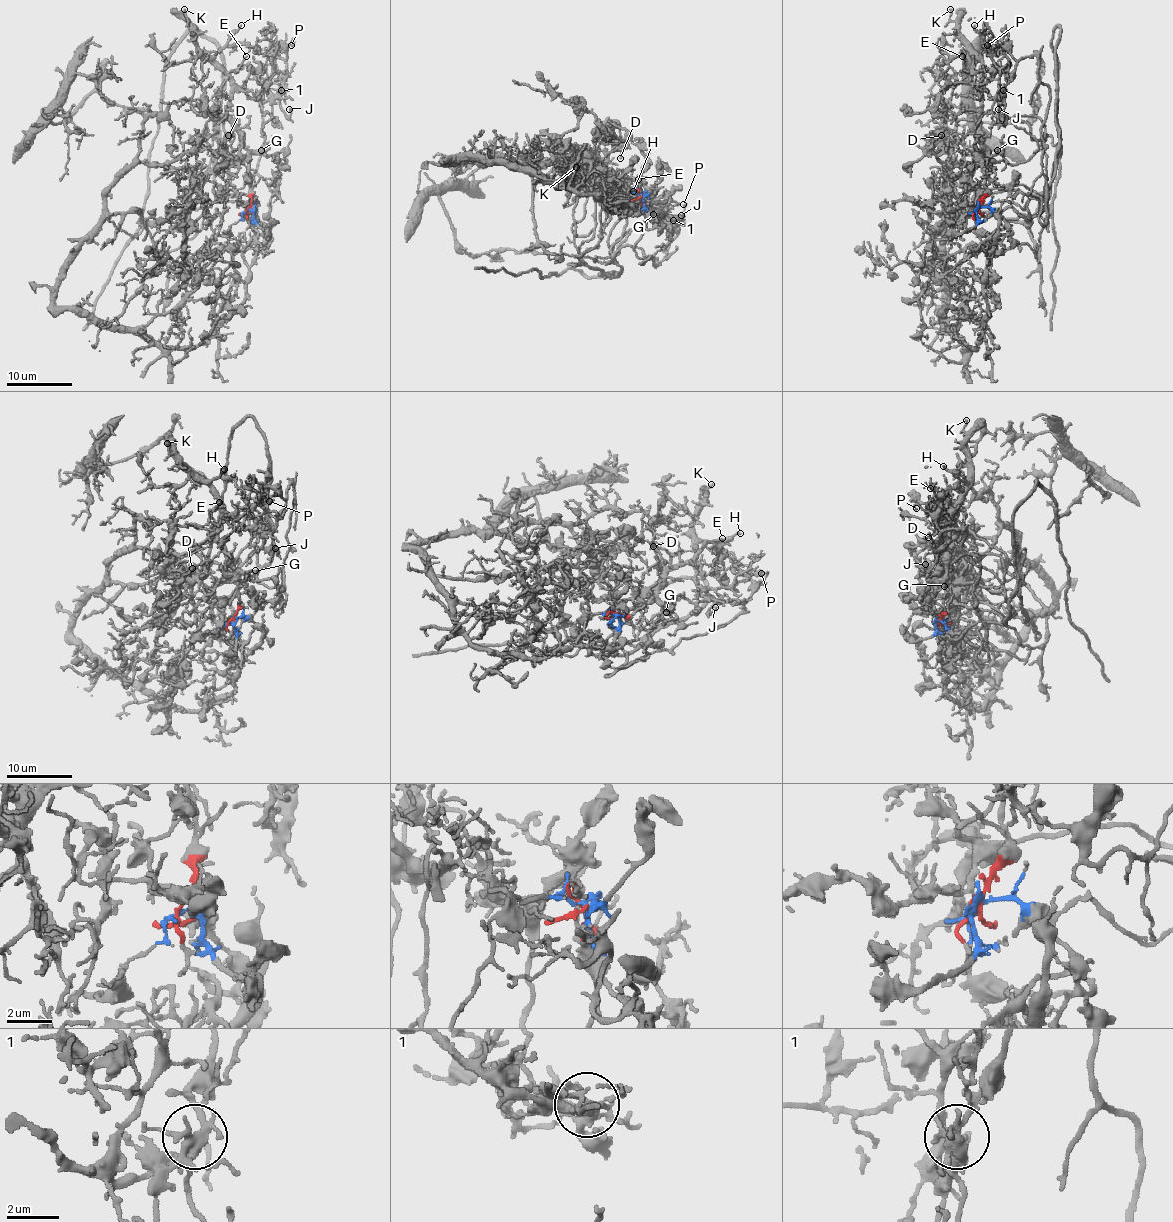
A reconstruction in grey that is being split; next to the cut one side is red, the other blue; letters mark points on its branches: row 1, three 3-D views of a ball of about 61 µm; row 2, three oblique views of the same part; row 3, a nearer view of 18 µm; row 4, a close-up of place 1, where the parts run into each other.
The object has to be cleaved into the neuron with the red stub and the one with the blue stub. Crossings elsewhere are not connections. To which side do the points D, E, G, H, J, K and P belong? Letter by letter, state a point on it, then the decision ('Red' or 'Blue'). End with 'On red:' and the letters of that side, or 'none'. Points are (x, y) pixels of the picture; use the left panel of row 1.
D: Place: (228, 135). Blue
E: Place: (246, 56). Red
G: Place: (261, 150). Red
H: Place: (241, 25). Red
J: Place: (289, 109). Blue
K: Place: (184, 9). Red
P: Place: (291, 45). Blue
On red: E, G, H, K

